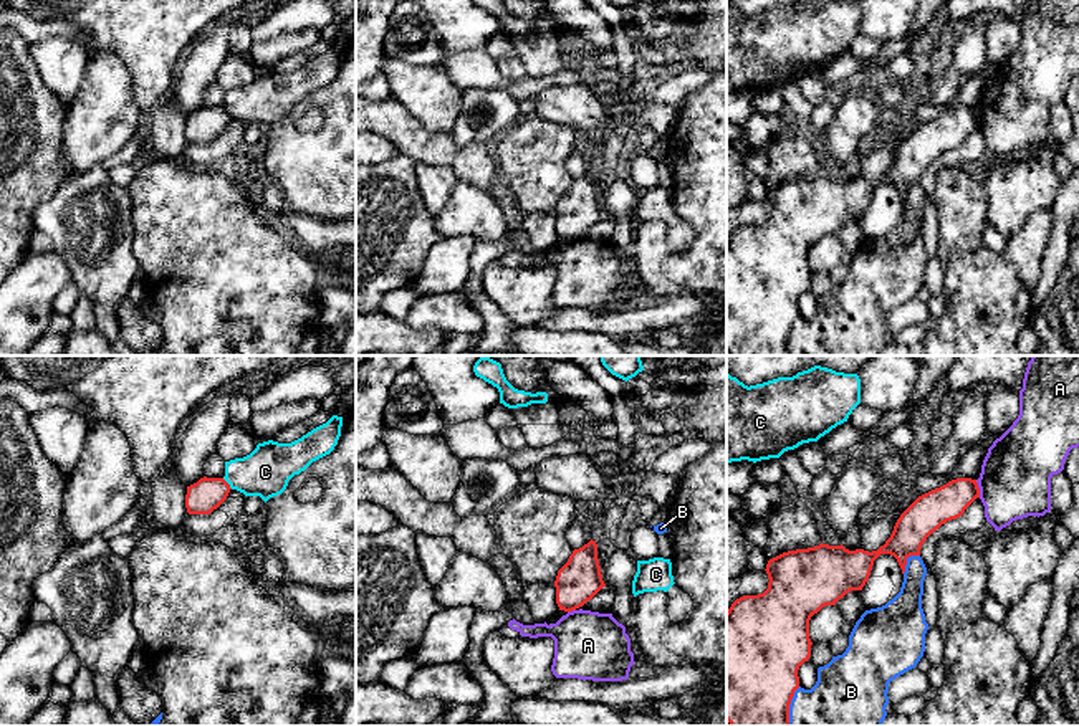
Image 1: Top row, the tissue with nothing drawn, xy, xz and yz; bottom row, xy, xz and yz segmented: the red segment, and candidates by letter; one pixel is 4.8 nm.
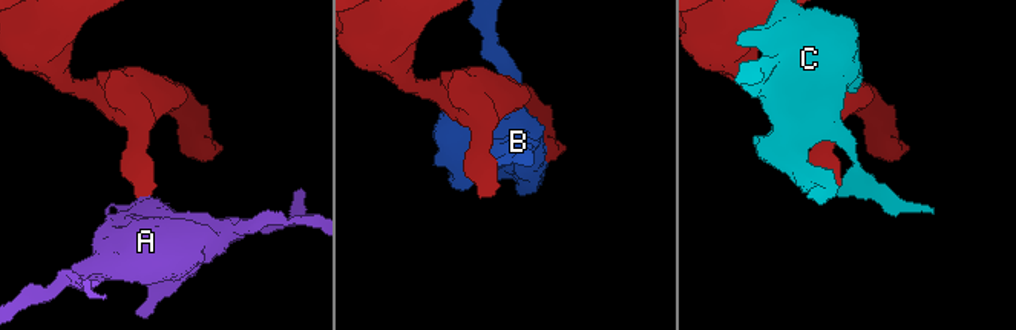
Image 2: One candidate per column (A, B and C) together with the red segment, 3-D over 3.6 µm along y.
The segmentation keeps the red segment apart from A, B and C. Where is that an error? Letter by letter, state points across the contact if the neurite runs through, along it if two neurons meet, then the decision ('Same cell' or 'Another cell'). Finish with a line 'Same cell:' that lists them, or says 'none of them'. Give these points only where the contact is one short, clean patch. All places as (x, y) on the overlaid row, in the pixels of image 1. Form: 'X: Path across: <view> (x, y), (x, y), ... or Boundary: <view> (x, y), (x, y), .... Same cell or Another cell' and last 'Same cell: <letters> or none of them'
A: Boundary: yz (975, 480), (980, 496). Another cell
B: Another cell
C: Another cell
Same cell: none of them

